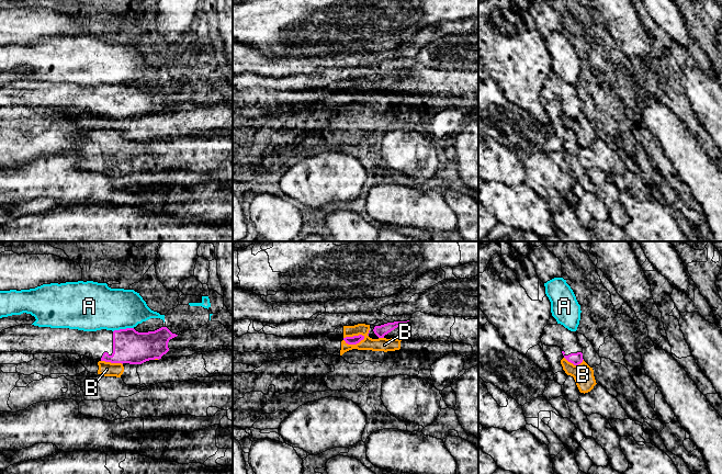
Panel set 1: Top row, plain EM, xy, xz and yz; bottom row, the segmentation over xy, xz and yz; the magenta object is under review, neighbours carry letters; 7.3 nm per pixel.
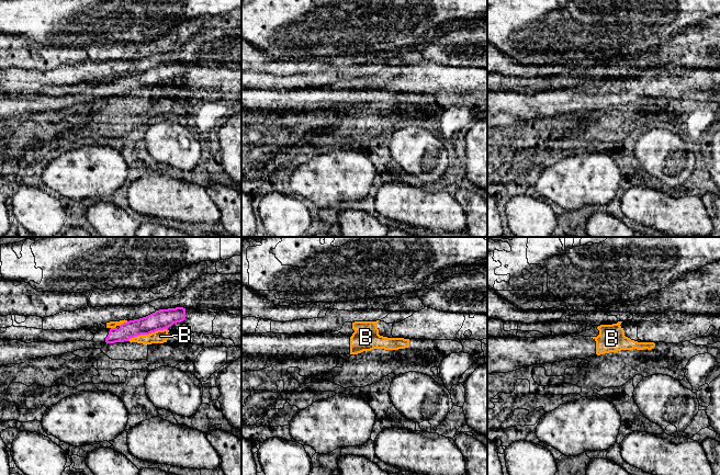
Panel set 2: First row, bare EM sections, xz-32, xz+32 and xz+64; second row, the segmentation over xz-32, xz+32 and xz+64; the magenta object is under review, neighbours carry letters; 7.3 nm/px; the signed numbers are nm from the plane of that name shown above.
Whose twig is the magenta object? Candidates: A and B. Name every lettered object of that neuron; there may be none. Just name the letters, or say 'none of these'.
none of these

